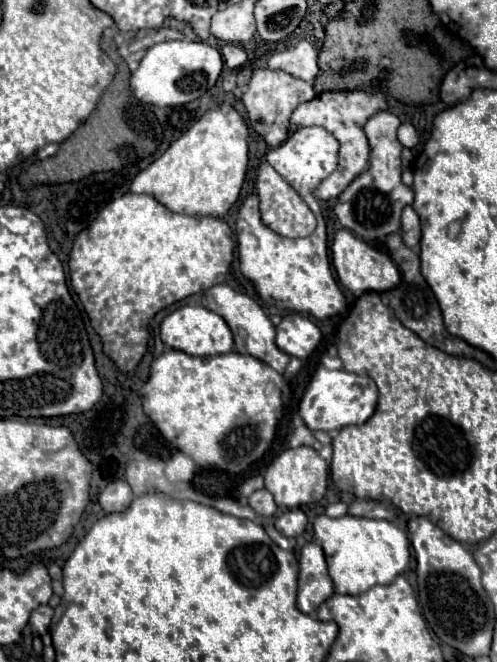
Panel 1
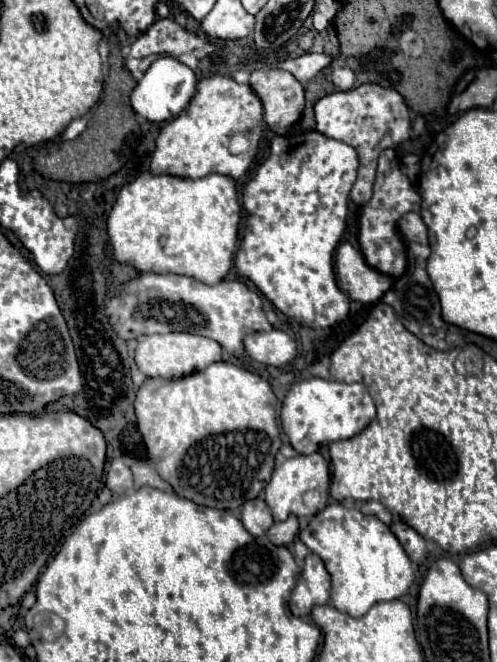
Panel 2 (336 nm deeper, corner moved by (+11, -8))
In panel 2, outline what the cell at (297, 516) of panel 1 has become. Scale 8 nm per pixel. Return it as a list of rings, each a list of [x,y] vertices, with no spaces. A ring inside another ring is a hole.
[[[291,515],[287,521],[281,523],[273,523],[271,529],[267,531],[267,537],[275,543],[275,545],[291,545],[293,539],[299,533],[299,521],[295,515]]]

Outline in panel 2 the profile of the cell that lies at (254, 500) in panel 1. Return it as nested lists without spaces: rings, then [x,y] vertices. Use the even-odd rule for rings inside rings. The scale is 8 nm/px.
[[[251,499],[241,509],[241,523],[249,533],[259,537],[265,535],[267,529],[273,525],[273,517],[263,499]]]

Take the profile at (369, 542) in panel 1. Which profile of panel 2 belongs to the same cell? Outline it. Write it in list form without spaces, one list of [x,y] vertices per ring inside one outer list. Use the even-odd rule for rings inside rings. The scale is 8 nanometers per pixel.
[[[327,505],[299,533],[301,541],[323,559],[331,573],[331,605],[351,617],[363,617],[379,601],[399,599],[415,581],[411,561],[391,533],[391,529],[373,515],[343,505]]]

